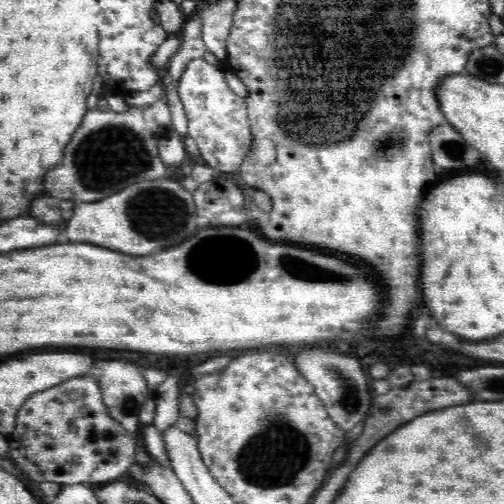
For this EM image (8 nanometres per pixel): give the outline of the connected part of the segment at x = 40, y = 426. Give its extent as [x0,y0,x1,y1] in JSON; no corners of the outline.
[8,375,137,484]

